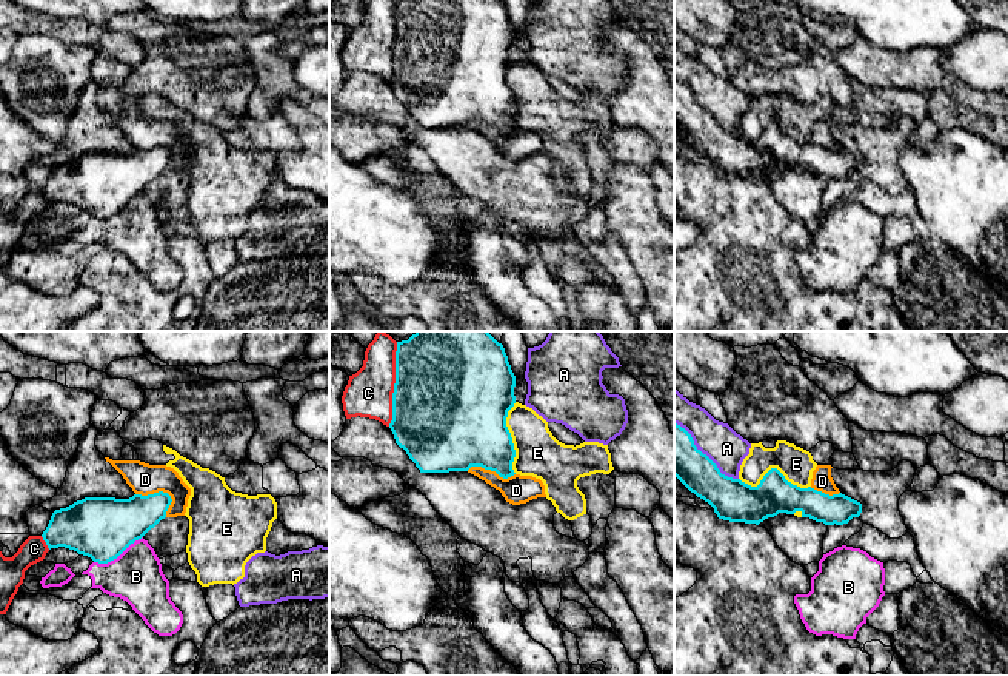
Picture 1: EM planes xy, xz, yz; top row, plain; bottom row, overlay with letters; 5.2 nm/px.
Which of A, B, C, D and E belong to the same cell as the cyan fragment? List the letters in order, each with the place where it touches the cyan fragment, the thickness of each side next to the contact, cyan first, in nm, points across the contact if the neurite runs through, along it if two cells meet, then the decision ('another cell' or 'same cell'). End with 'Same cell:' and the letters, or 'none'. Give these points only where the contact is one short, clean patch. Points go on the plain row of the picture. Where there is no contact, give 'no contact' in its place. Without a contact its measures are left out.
A: yz (705, 110) | 220/200 nm | another cell
B: xy (117, 211) | 320/280 nm | another cell
C: xz (394, 40) | 500/240 nm | another cell
D: xy (162, 147) | 240/160 nm | another cell
E: yz (774, 123) | 200/180 nm | another cell
Same cell: none

